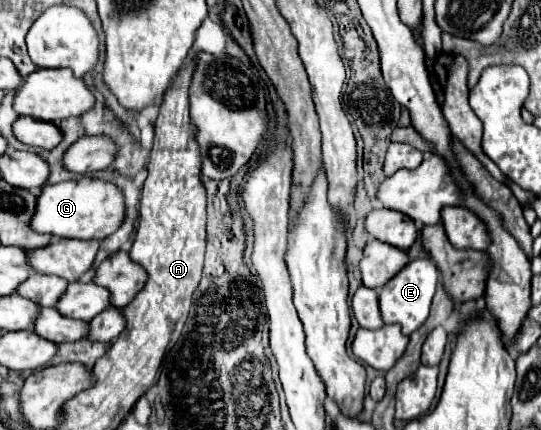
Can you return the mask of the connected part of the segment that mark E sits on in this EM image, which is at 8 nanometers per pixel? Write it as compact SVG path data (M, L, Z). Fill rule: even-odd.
M429 258L411 260L379 292L379 306L381 306L383 322L385 324L401 324L405 336L415 332L429 316L429 306L431 306L431 298L437 288L437 280L439 280L439 270L433 260L429 260Z

